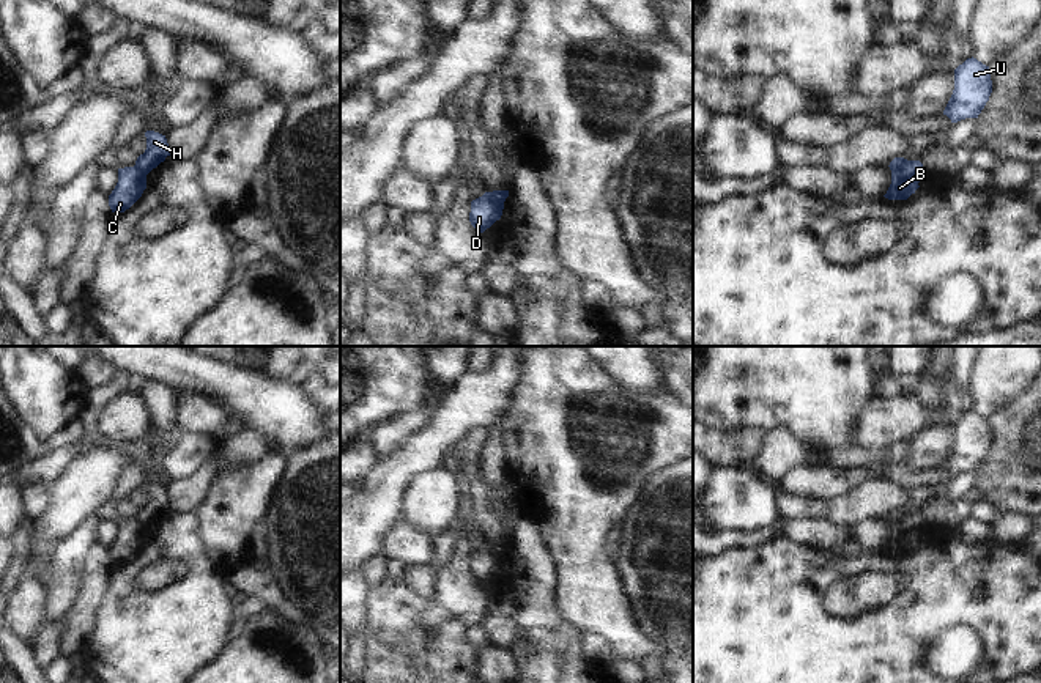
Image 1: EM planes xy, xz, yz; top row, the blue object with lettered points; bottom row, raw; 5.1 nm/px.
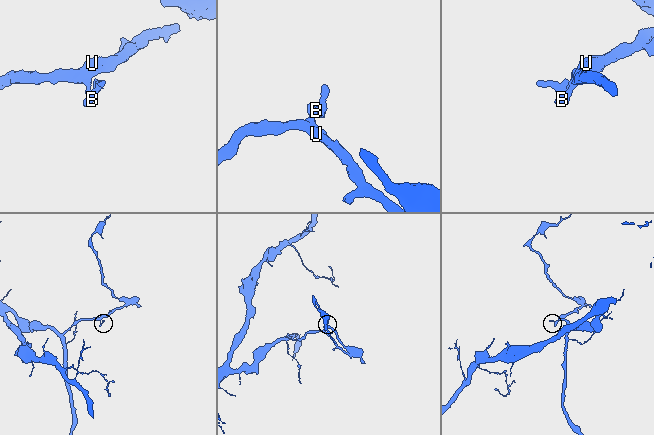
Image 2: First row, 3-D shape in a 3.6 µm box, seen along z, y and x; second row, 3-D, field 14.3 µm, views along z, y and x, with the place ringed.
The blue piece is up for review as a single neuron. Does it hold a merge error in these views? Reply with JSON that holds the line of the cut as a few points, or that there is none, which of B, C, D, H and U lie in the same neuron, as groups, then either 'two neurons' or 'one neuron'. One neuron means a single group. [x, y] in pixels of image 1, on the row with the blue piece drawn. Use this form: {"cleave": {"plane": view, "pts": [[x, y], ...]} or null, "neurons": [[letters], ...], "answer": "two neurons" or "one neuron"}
{"cleave": {"plane": "xz", "pts": [[489, 192], [489, 200], [498, 219]]}, "neurons": [["B", "C", "D", "U"], ["H"]], "answer": "two neurons"}

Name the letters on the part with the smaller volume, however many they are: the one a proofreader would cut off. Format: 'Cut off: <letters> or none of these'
Cut off: H.

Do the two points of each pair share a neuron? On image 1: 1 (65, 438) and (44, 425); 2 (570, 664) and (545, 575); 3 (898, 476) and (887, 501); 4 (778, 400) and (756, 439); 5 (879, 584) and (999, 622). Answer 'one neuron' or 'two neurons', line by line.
1: two neurons
2: one neuron
3: two neurons
4: two neurons
5: two neurons

